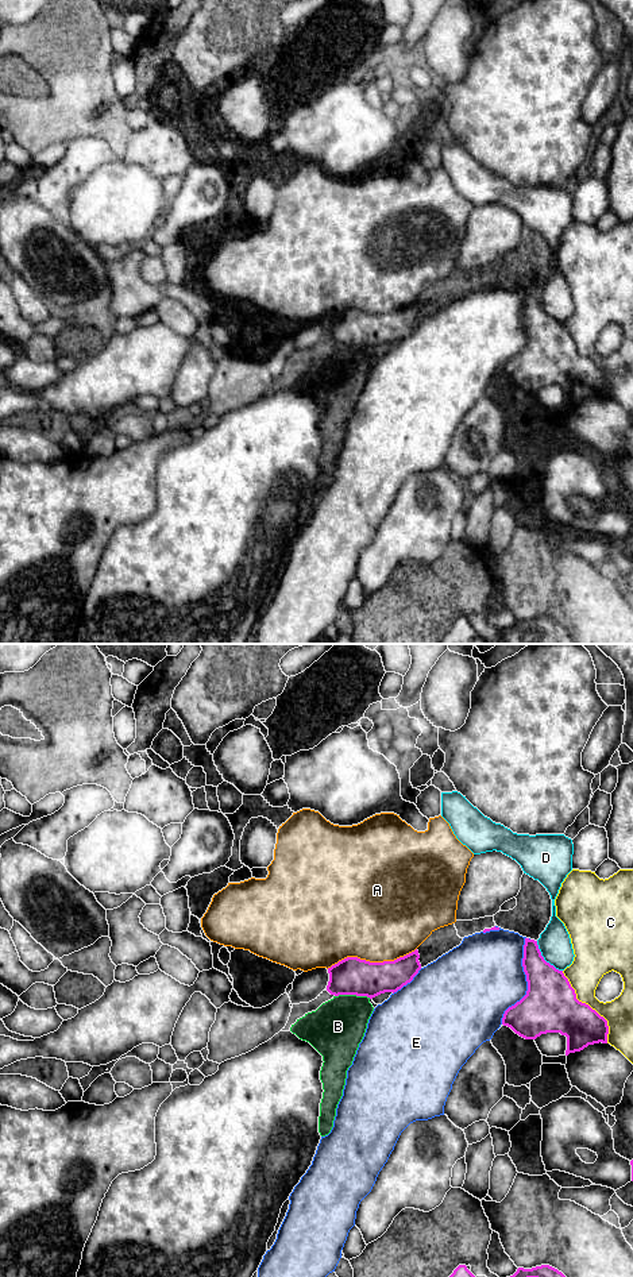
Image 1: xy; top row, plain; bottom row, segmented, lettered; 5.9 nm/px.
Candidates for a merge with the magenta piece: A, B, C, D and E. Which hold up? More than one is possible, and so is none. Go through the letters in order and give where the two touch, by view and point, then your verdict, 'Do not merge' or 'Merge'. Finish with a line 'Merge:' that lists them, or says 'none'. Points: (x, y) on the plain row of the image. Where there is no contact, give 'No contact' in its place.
A: Touches magenta at xy (371, 315). Do not merge
B: Touches magenta at xy (352, 346). Do not merge
C: Touches magenta at xy (587, 357). Do not merge
D: Touches magenta at xy (543, 311). Do not merge
E: Touches magenta at xy (527, 332). Do not merge
Merge: none

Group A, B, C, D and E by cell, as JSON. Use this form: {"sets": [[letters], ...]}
{"sets": [["A"], ["B"], ["C"], ["D"], ["E"]]}

